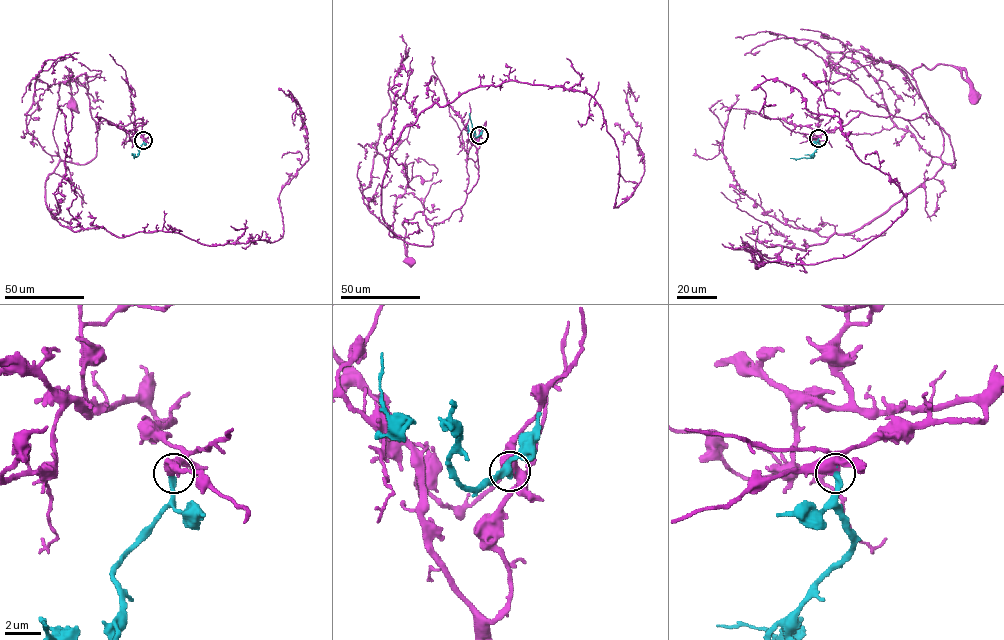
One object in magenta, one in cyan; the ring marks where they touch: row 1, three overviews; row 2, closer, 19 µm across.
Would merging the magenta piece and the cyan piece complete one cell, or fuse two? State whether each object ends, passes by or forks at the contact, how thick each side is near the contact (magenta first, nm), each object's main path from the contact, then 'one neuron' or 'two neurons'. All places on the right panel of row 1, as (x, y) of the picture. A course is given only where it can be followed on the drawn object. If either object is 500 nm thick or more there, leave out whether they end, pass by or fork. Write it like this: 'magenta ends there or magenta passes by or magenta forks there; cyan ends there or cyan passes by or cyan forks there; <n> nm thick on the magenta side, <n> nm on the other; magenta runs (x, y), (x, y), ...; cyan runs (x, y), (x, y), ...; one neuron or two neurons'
magenta forks there; cyan ends there; 440 nm thick on the magenta side, 320 nm on the other; magenta runs (817, 138), (861, 112), (928, 117), (912, 75), (922, 64), (955, 66), (974, 99); cyan runs (817, 138), (819, 146), (809, 158), (790, 158); one neuron

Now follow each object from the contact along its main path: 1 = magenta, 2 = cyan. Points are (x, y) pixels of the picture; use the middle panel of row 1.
1: (479, 135), (478, 180), (465, 203), (433, 226), (423, 212), (402, 223), (410, 262)
2: (479, 135), (474, 135), (469, 113)

